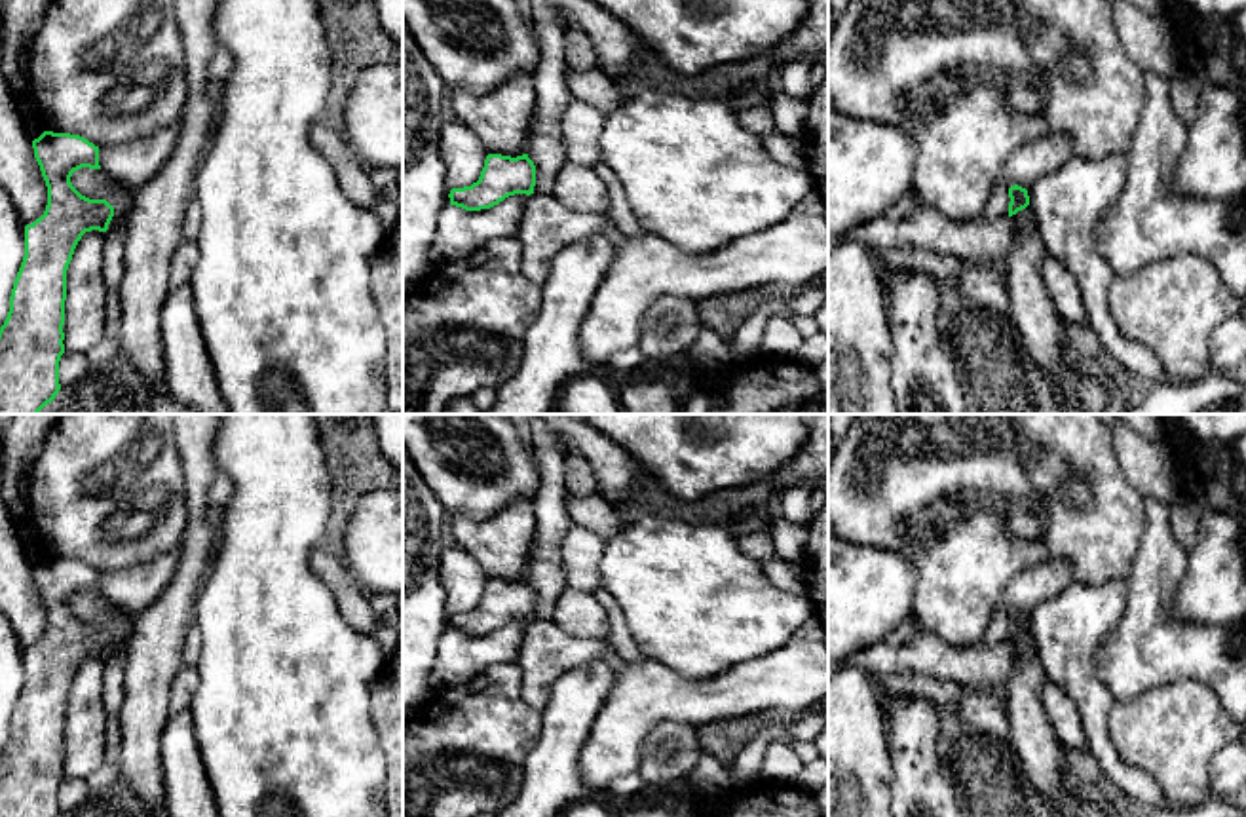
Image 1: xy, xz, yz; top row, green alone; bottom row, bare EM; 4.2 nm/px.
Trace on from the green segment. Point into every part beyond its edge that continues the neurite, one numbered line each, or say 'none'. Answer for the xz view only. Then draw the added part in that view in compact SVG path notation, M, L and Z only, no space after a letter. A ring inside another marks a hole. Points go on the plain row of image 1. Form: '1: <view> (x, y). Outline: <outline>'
none

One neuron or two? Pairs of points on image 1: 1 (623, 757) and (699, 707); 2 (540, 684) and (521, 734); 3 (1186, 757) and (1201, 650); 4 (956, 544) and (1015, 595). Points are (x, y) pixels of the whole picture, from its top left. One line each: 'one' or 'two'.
1: one
2: two
3: two
4: two

